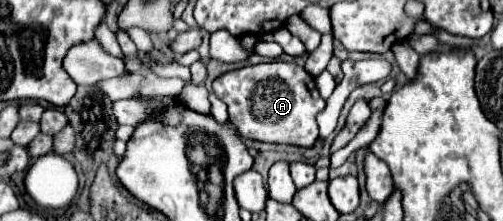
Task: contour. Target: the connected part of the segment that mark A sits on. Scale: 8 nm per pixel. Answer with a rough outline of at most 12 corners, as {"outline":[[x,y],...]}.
{"outline":[[303,66],[213,80],[243,138],[311,148],[325,108]]}

